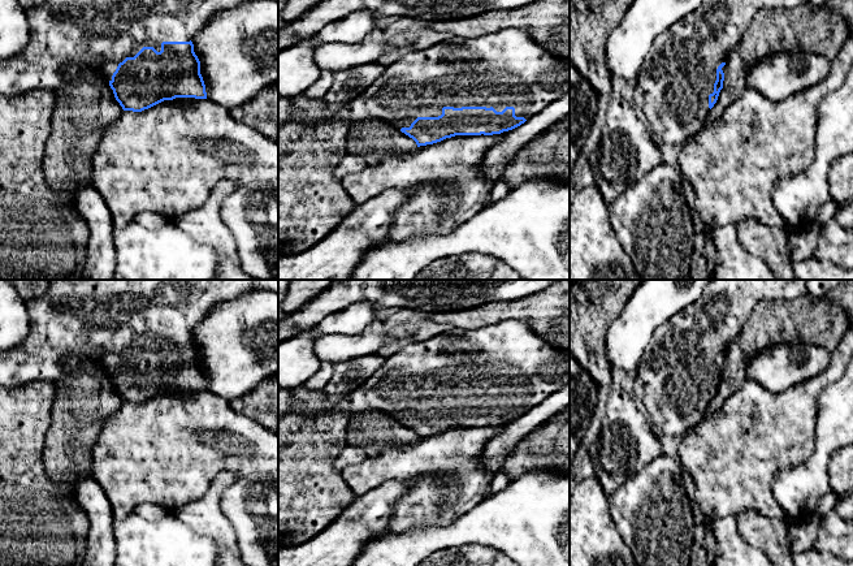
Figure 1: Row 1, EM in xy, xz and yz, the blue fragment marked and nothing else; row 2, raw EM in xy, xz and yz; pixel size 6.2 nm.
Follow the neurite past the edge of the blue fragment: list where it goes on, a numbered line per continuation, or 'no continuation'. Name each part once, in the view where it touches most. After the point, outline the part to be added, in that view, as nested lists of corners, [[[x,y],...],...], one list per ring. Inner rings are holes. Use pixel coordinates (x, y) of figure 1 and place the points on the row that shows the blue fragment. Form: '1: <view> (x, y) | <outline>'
1: xz (509, 68) | [[[503,29],[479,38],[459,38],[426,49],[404,53],[363,92],[345,104],[348,124],[380,118],[397,129],[410,128],[417,117],[438,117],[443,107],[515,108],[516,117],[540,113],[570,92],[570,64],[549,52],[529,33]]]

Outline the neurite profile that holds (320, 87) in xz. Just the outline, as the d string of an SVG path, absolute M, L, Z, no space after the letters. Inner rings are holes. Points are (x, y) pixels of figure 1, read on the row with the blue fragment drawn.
M321 70L320 78L311 87L308 87L303 95L306 95L308 99L324 99L333 83L333 77L333 72Z

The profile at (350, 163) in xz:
M347 154L335 167L334 174L338 180L342 180L347 174L361 172L367 165L361 156Z

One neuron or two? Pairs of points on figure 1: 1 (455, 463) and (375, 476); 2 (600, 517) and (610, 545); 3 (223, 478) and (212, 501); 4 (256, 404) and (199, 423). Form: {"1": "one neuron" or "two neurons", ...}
{"1": "one neuron", "2": "one neuron", "3": "one neuron", "4": "two neurons"}

